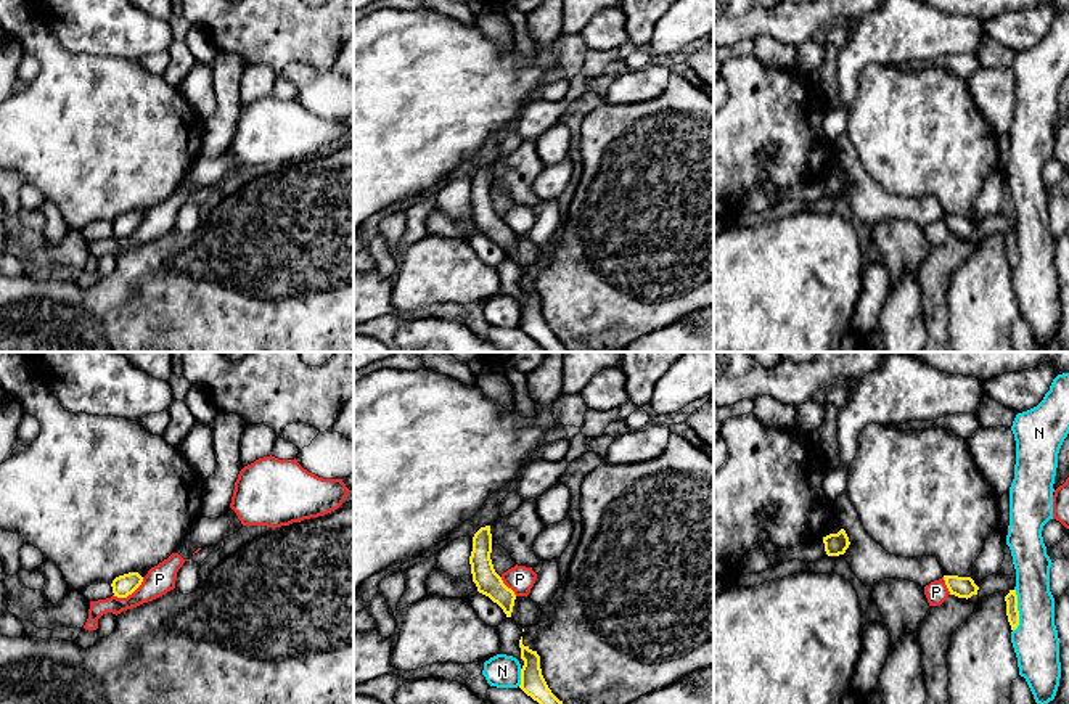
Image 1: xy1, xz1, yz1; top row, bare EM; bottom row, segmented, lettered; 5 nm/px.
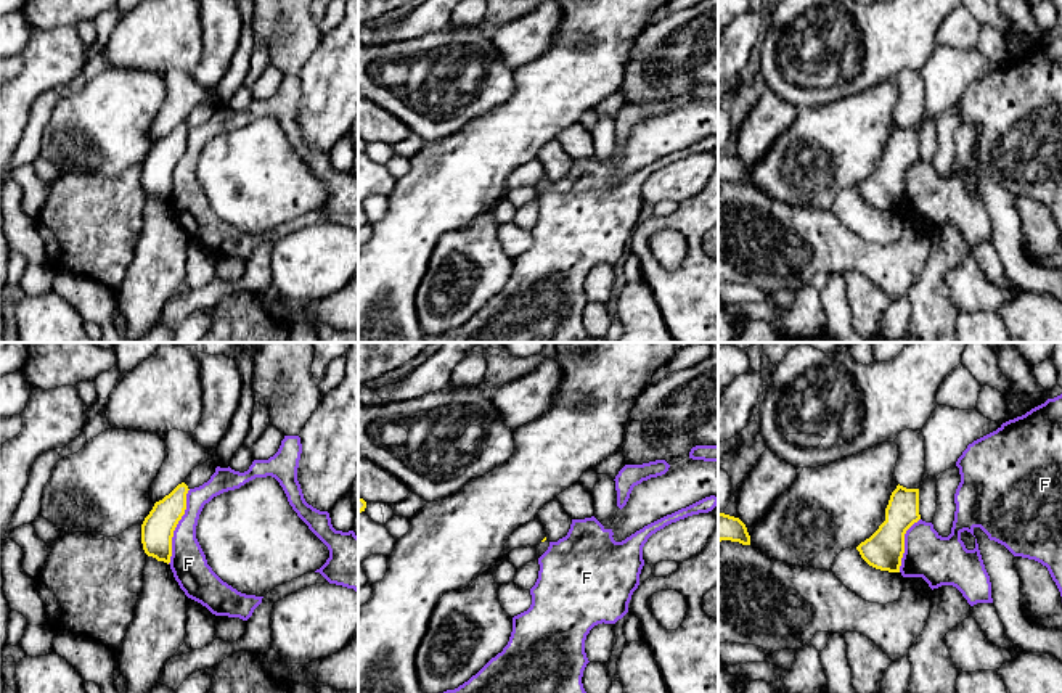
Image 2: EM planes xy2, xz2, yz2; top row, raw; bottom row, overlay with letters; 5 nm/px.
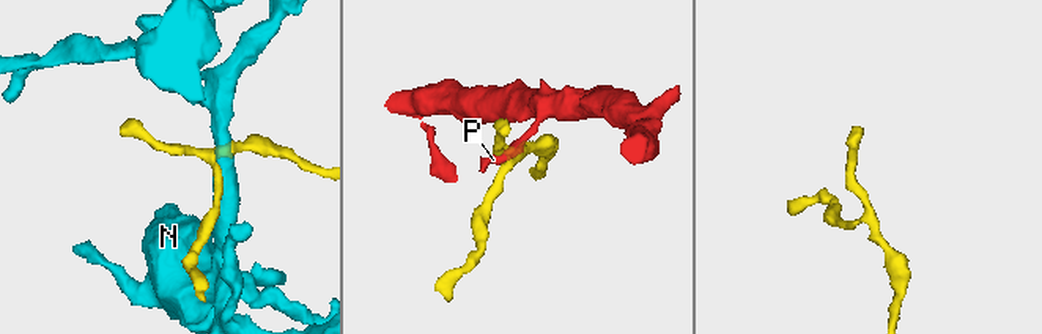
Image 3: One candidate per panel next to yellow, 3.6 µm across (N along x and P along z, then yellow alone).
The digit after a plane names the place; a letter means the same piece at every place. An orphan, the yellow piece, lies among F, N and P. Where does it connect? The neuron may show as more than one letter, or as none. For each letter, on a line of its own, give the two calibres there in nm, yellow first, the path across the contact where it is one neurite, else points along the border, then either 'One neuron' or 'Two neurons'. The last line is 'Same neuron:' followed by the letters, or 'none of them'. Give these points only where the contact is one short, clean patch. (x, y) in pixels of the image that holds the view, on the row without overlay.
F: Thickness 160 nm (yellow) against 180 nm. Boundary: xy2 (190, 129), (167, 203). Two neurons
N: Thickness 60 nm (yellow) against 220 nm. Two neurons
P: Thickness 110 nm (yellow) against 140 nm. Boundary: xy1 (143, 217), (126, 237), (113, 235). Two neurons
Same neuron: none of them

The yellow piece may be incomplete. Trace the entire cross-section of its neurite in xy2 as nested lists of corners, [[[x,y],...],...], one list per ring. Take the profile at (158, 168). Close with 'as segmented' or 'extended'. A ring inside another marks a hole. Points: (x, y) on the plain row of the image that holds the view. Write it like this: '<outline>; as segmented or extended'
[[[178,124],[169,135],[156,141],[141,164],[141,183],[148,196],[170,203],[174,170],[185,154],[188,125]]]; as segmented

